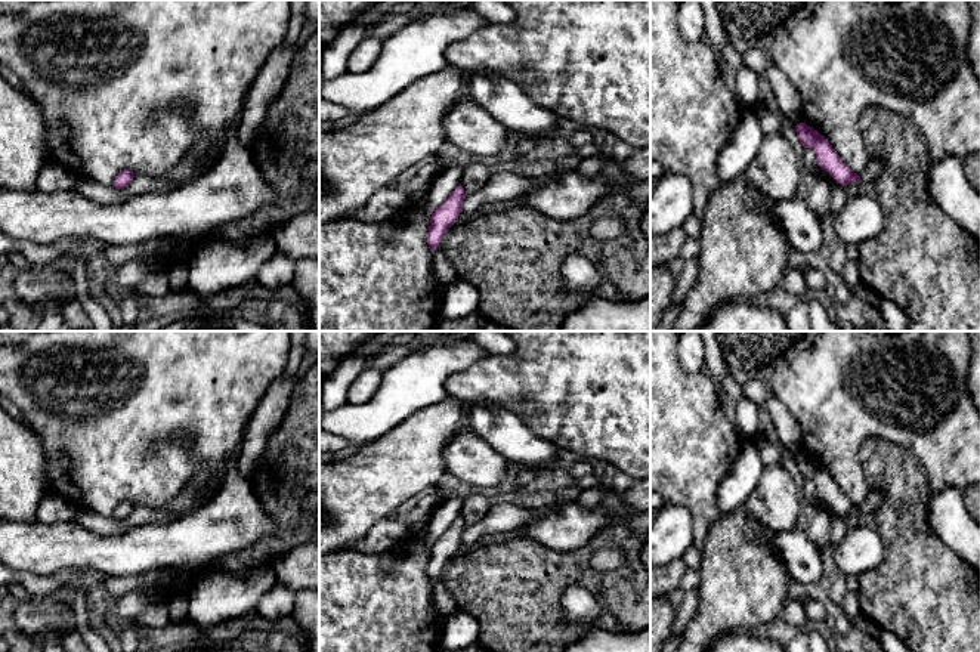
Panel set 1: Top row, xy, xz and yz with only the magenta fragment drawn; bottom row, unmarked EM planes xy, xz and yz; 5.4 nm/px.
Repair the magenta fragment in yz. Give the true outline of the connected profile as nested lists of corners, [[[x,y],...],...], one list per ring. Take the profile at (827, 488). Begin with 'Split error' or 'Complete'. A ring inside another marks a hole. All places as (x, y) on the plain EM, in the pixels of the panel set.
Complete. [[[800,454],[795,457],[795,463],[803,478],[814,482],[817,497],[828,503],[837,515],[844,519],[853,513],[862,515],[860,507],[841,492],[829,472],[826,472],[817,461],[806,454]]]

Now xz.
Complete. [[[458,516],[452,526],[432,546],[427,563],[427,577],[432,584],[435,584],[442,574],[446,562],[458,551],[466,526],[464,519]]]

